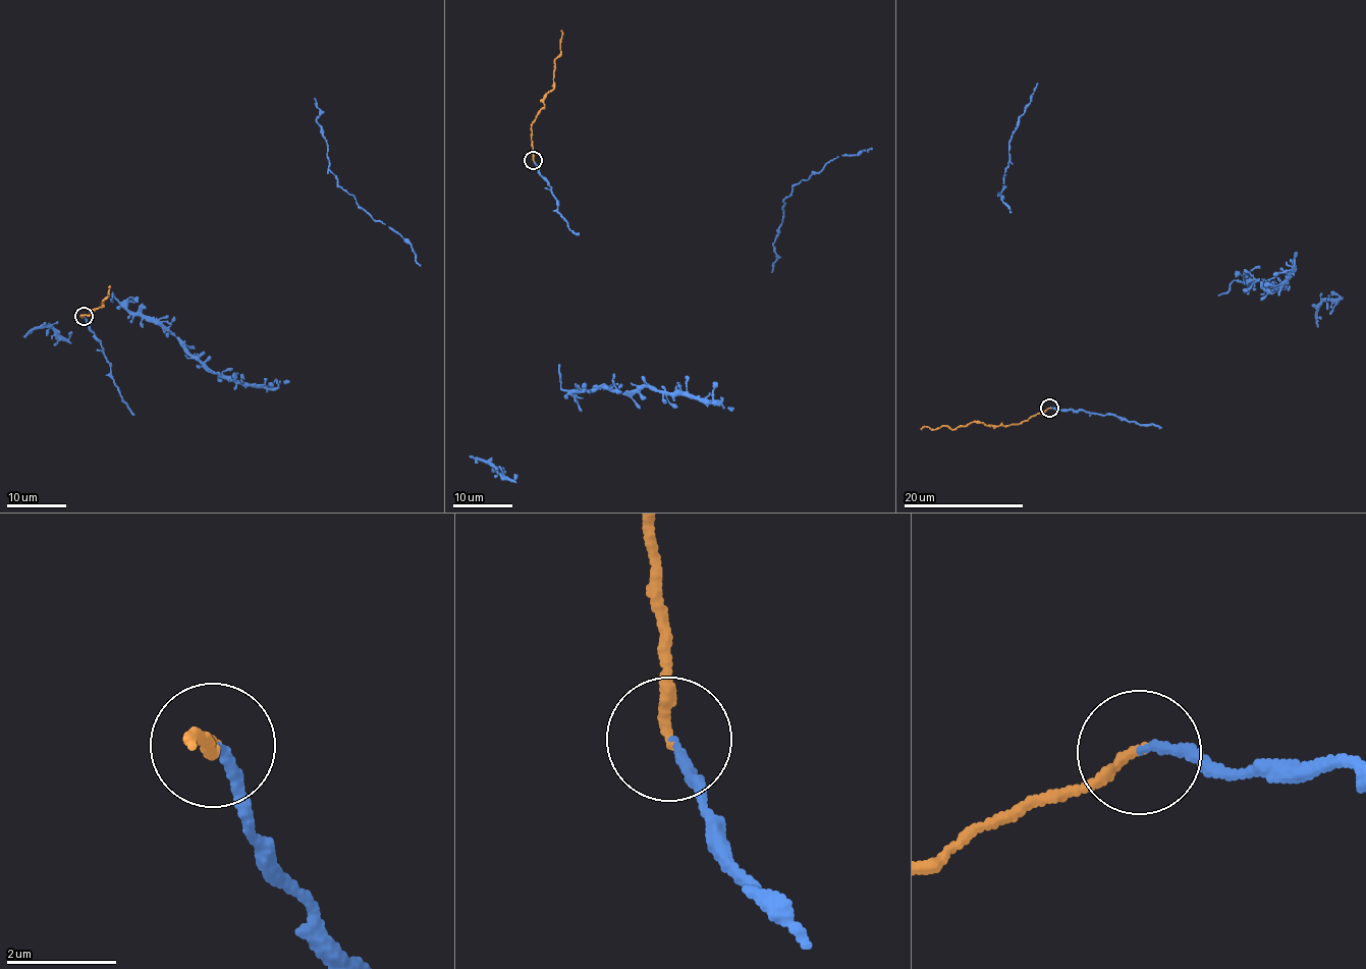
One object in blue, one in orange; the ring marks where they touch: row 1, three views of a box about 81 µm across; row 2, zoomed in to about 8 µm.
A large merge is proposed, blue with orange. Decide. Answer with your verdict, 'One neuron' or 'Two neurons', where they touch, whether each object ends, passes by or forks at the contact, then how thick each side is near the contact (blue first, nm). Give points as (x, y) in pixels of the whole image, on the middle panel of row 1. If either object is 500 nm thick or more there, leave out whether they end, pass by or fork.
One neuron. Place: (533, 160). At the ring blue ends. At the ring orange ends. Thickness 150 nm (blue) against 180 nm

